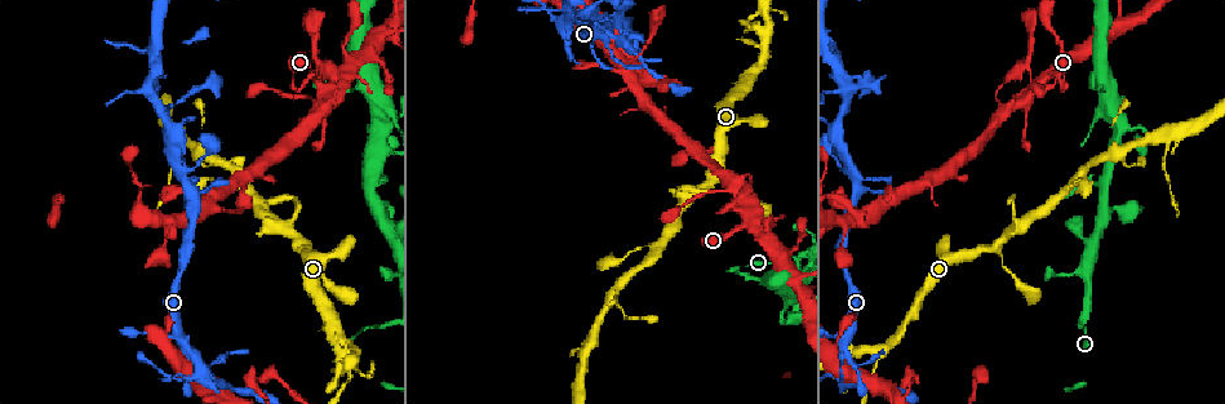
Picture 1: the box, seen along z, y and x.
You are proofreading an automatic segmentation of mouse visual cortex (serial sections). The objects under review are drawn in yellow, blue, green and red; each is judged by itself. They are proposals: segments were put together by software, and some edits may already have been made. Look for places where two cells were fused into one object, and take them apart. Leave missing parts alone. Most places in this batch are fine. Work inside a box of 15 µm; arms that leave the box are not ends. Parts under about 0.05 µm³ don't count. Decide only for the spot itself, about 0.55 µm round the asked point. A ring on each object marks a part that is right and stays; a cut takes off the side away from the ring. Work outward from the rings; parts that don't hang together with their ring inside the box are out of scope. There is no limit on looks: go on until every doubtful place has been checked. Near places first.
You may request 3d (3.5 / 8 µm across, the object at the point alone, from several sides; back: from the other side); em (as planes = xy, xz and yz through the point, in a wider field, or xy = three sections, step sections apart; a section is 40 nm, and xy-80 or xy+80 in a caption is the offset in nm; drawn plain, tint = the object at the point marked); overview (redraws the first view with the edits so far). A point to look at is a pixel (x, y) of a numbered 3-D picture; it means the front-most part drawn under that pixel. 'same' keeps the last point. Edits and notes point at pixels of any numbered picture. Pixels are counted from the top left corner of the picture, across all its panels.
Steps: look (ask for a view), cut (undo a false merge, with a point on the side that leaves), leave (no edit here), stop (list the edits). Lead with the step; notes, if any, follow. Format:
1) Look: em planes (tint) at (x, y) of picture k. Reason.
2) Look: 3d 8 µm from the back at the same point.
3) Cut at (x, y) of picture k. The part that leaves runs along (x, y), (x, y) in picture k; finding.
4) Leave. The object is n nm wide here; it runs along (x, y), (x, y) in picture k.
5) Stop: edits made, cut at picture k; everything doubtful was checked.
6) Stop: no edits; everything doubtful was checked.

Look: em planes (tint) at (317, 64) of picture 1. A fork.

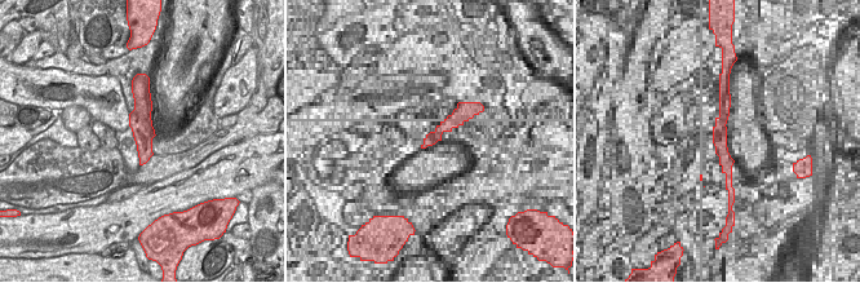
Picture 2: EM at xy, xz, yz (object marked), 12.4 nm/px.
Look: 3d 3.5 µm at the same point.

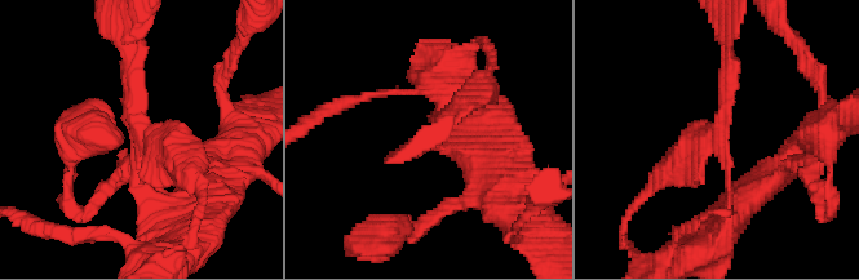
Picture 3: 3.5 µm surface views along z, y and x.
Leave. It runs along (137, 97), (142, 102), (142, 160) in picture 2; one cell here.

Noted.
Look: 3d 3.5 µm at (884, 349) of picture 1. Thin arm on a thick one.

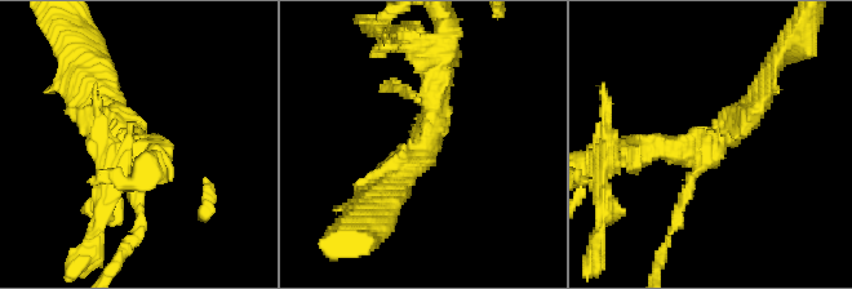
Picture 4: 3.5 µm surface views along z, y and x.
Look: em xy step 3 (tint) at (711, 146) of picture 4.

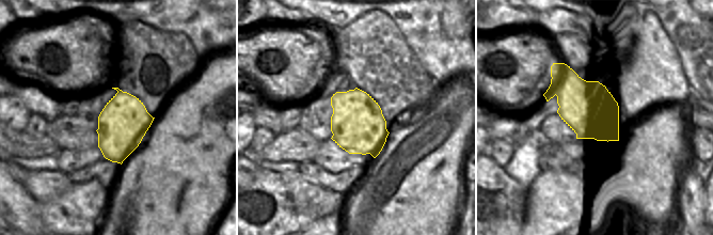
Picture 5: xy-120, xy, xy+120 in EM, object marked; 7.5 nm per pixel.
Leave. The arms are 100, 300, 350 nm wide; it runs along (759, 90), (715, 146), (626, 154) in picture 4; continuous, no second cell.

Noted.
Look: 3d 3.5 µm at (184, 181) of picture 1. Arms part here.

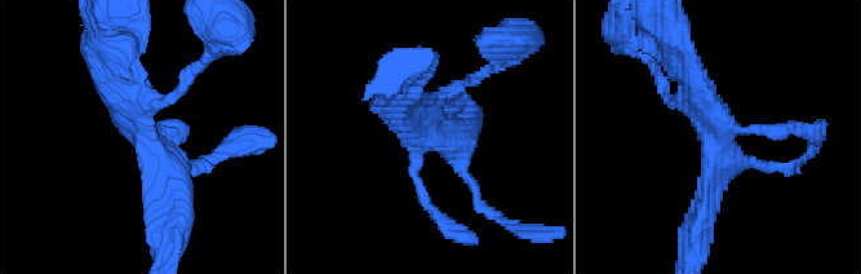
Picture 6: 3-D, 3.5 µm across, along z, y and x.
Look: em xy step 5 (tint) at (144, 136) of picture 6.

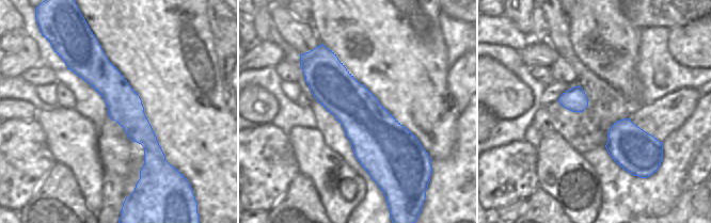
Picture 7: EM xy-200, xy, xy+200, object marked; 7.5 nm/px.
Leave. It runs along (97, 49), (149, 142), (145, 171) in picture 7; one cell here.

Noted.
Stop: no edits; everything doubtful was checked.

